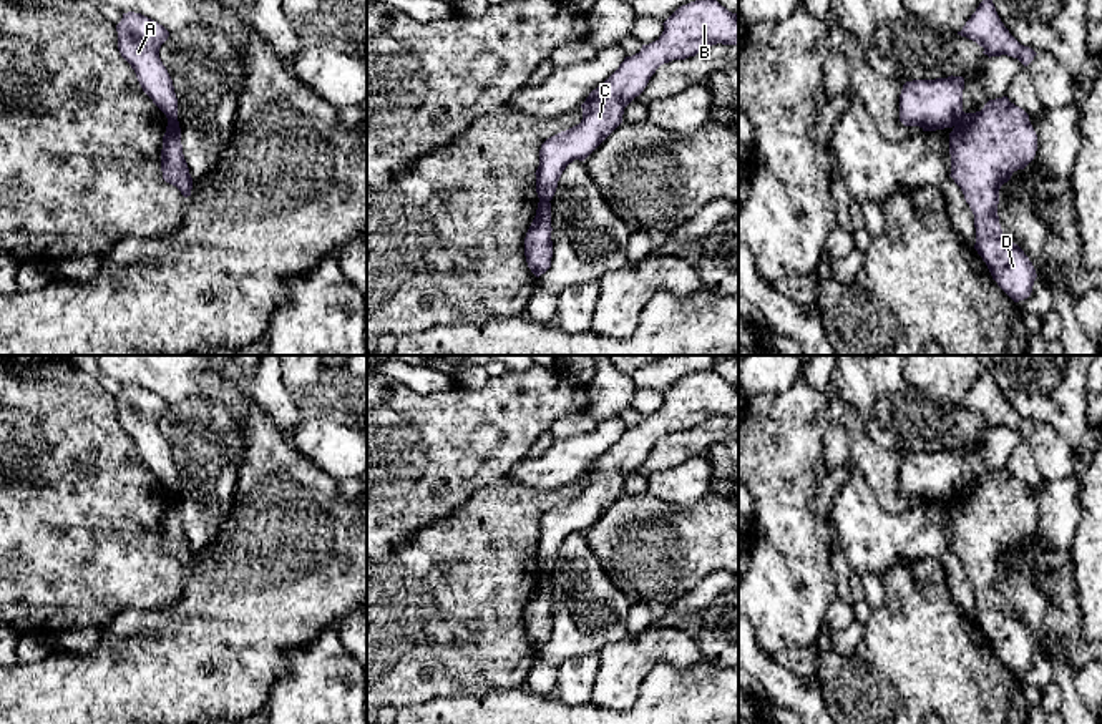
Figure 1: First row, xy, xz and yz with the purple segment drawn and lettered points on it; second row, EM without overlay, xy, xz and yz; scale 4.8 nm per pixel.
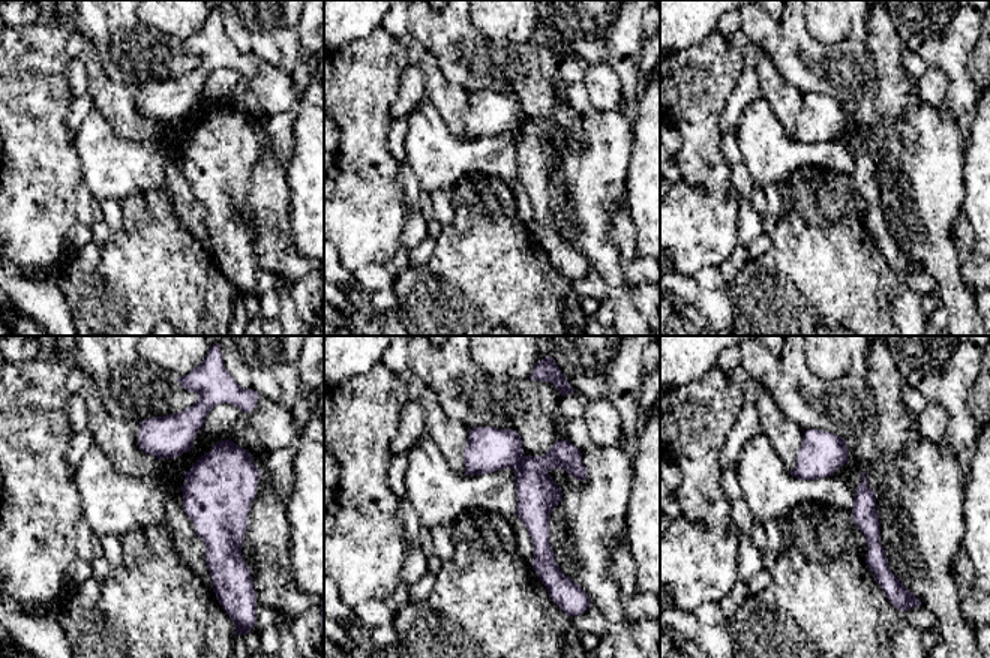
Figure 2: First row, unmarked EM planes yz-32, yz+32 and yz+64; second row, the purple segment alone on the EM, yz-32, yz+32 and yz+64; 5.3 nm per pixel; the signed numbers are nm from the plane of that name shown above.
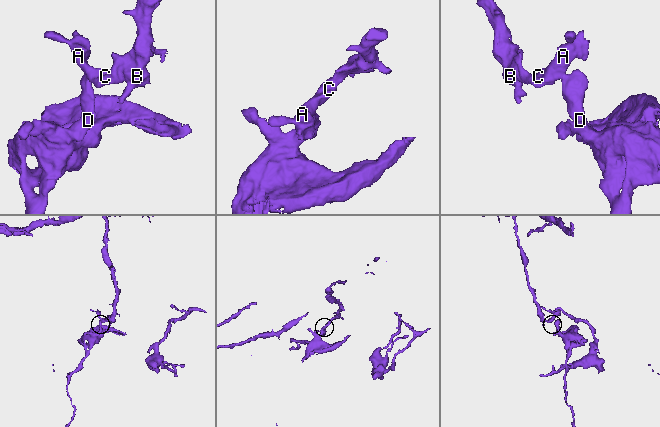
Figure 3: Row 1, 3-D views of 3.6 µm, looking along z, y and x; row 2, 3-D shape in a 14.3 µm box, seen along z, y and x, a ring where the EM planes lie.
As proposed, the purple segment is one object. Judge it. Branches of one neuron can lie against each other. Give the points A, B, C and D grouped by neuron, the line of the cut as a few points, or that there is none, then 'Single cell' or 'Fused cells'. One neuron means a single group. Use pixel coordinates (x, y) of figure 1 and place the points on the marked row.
Groups: A B C / D. Split along yz (963, 112), (953, 125). Fused cells

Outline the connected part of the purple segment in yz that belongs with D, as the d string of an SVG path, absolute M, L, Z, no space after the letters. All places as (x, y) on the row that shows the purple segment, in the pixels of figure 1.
M1007 96L989 100L981 111L963 113L949 133L949 176L974 214L974 249L1014 302L1031 296L1037 274L1024 251L1002 234L999 189L1036 151L1037 135L1029 115Z

